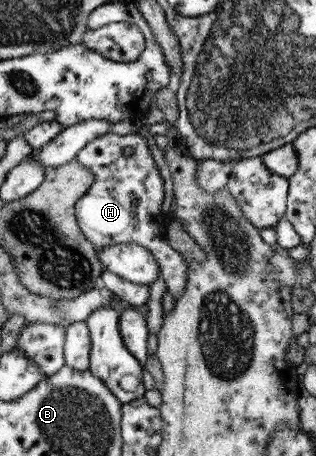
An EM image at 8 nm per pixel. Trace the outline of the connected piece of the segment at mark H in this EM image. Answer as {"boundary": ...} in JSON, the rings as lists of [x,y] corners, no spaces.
{"boundary":[[[111,132],[90,141],[76,158],[84,168],[94,172],[94,183],[75,206],[76,219],[82,233],[96,249],[120,243],[136,243],[148,249],[159,265],[168,293],[174,301],[178,301],[186,291],[188,262],[162,235],[162,223],[168,221],[168,217],[174,217],[172,214],[162,215],[164,179],[160,176],[158,164],[154,162],[145,136],[138,133],[120,136]]]}

